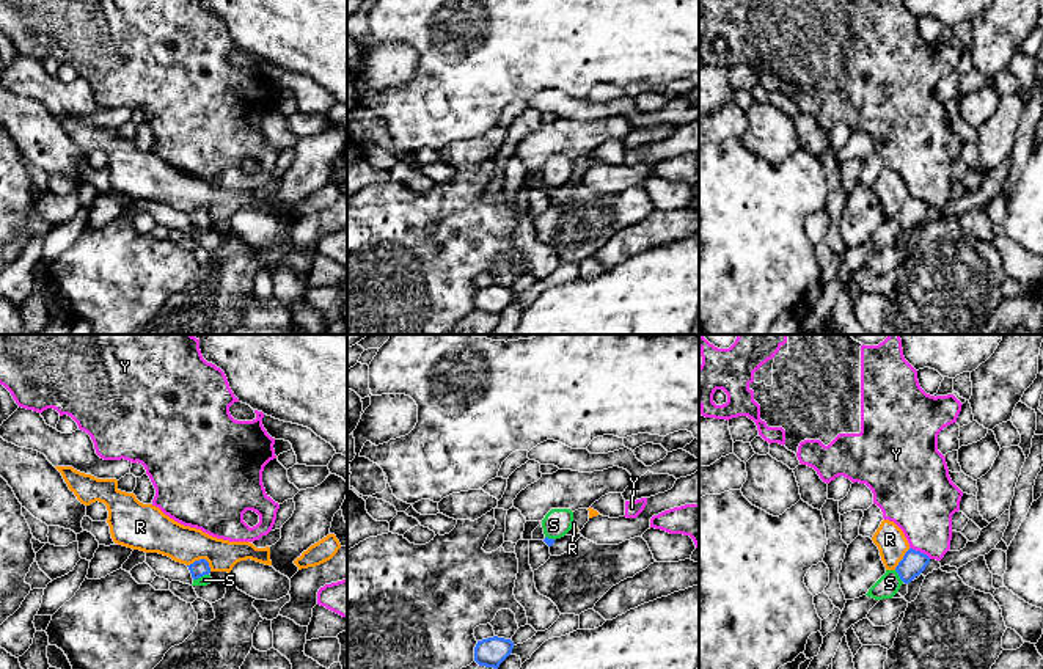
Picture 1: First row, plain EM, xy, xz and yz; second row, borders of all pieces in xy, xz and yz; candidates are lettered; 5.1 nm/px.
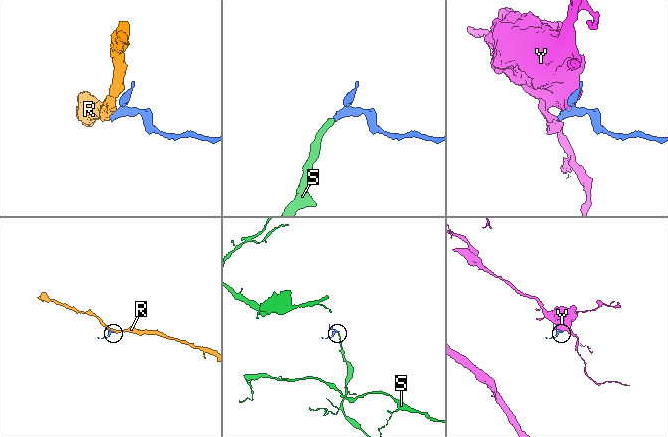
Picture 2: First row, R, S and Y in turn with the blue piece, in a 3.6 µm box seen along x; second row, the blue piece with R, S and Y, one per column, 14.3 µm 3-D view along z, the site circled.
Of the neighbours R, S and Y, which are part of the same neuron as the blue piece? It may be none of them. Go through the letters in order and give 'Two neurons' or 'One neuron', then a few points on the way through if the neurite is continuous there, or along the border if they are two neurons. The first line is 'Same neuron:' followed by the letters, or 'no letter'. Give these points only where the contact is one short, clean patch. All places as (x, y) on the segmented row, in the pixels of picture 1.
Same neuron: S
R: Two neurons. Boundary: xy (187, 566), (204, 559), (211, 570)
S: One neuron. Path across: xy (198, 569), (200, 577), (204, 580)
Y: Two neurons

